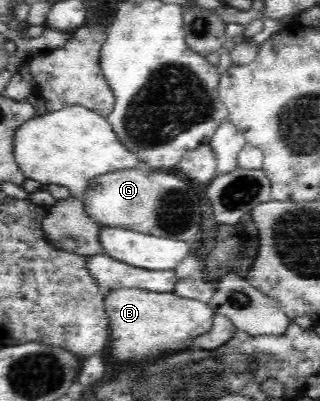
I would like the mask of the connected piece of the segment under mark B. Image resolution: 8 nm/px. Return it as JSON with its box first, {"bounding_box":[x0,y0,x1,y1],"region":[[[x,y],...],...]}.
{"bounding_box":[105,288,214,366],"region":[[[117,288],[105,298],[109,320],[110,358],[116,366],[148,360],[156,354],[188,349],[193,338],[213,327],[214,309],[206,301],[178,296],[175,292],[152,292],[141,288]]]}

